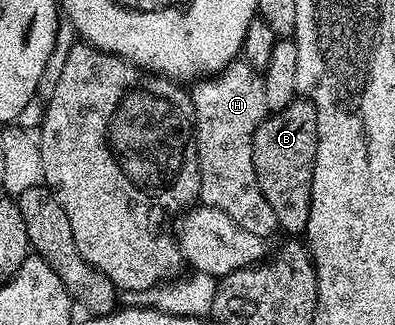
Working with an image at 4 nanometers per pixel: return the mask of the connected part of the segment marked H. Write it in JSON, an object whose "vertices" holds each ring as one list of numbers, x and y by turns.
{"vertices":[[236,59,218,73,196,80,190,86,189,92,191,102,195,105,193,136,195,154,199,160,199,201,204,205,213,206,214,209,225,211,229,219,253,231,258,237,270,238,270,233,279,229,277,215,273,215,273,207,269,207,269,199,261,195,261,187,253,171,253,134,269,113,265,103,262,76,246,61]]}

